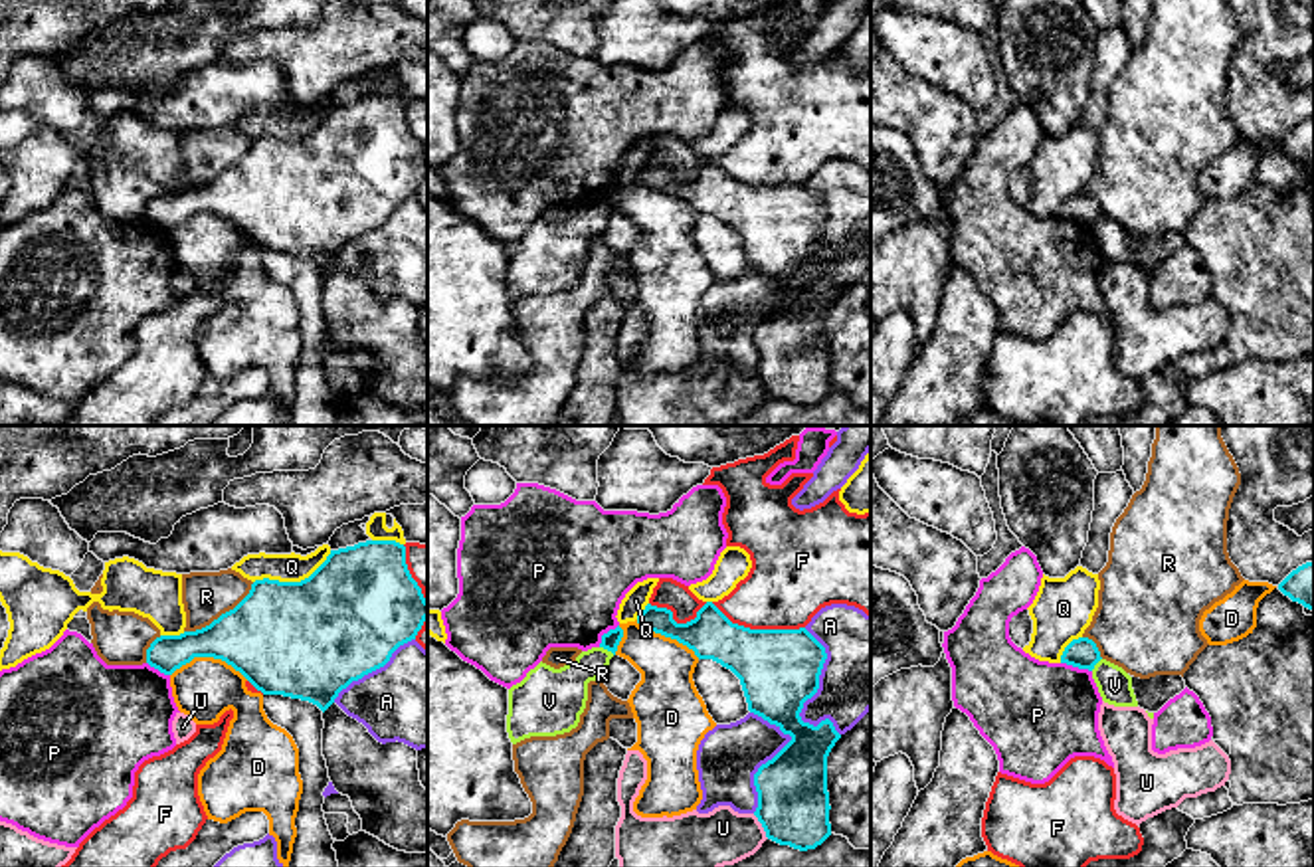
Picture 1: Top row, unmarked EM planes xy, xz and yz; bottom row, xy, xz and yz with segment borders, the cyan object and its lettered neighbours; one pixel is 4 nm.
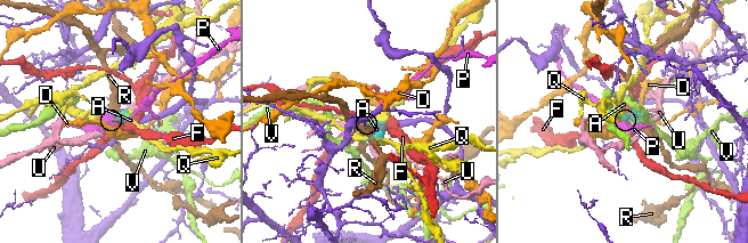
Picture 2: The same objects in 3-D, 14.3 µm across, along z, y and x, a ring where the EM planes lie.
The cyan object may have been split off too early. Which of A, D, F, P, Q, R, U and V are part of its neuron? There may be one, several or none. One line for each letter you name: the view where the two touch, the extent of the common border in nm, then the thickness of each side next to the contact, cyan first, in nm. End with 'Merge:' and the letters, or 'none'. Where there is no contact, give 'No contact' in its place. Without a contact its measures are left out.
Merge: none

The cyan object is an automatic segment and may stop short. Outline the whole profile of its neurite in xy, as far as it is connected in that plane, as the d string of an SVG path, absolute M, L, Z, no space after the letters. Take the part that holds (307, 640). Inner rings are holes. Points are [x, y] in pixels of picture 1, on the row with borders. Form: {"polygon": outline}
{"polygon": "M366 540L330 550L301 582L255 580L249 594L210 626L180 635L160 635L146 663L172 675L194 657L222 659L263 695L283 695L317 705L323 713L352 681L384 667L392 653L416 639L427 620L427 600L396 540Z"}

